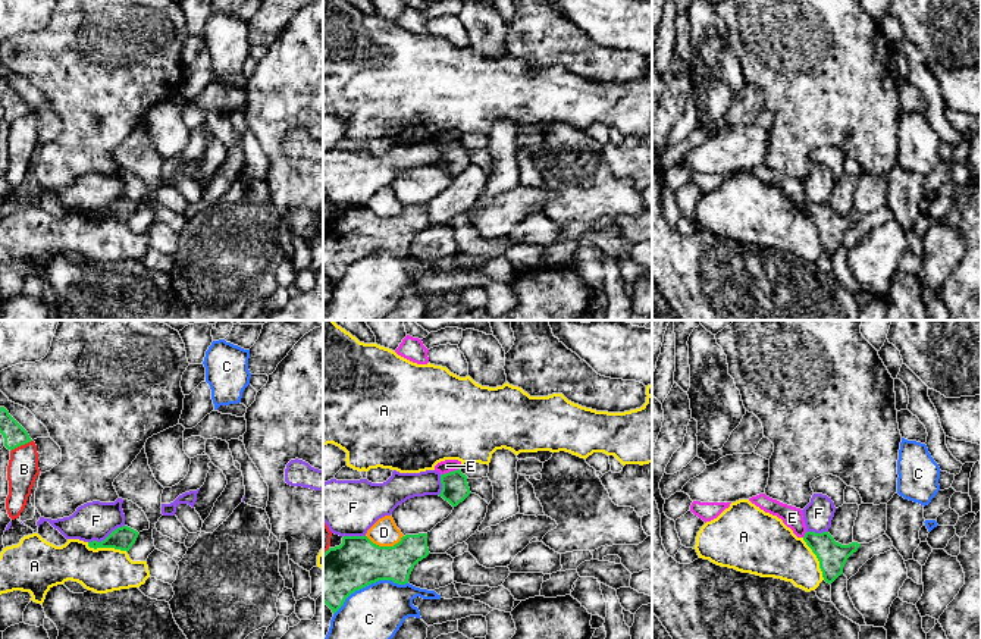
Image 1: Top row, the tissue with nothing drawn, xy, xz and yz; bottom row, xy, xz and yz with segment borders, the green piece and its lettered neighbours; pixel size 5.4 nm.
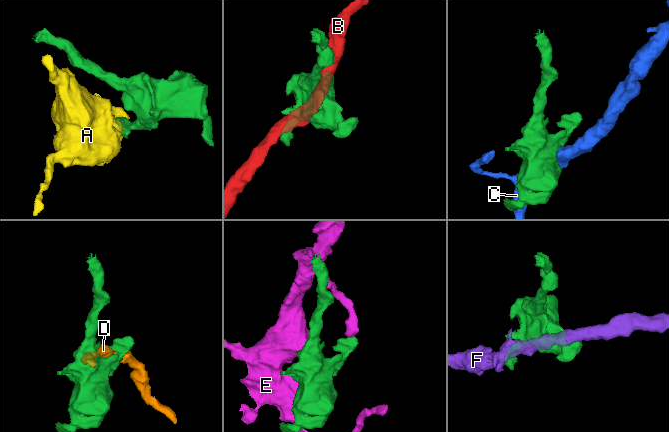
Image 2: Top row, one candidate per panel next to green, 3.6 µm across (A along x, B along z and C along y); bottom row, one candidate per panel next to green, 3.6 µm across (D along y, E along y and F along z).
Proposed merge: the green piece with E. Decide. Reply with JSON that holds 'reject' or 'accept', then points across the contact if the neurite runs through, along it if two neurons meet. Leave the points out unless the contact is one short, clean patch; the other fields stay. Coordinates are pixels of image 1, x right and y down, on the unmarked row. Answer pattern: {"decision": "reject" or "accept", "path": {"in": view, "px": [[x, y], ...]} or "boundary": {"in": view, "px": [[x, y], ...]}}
{"decision": "reject", "boundary": {"in": "xz", "px": [[458, 138], [441, 146]]}}

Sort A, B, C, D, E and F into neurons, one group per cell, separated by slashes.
A / B / C / D / E / F

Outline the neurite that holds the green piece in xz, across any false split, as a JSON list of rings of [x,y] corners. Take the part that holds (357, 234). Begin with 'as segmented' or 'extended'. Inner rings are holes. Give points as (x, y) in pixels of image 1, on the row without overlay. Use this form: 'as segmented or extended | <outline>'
as segmented | [[[427,204],[405,206],[394,217],[379,217],[367,207],[344,207],[339,217],[323,225],[323,273],[335,285],[351,264],[372,254],[392,251],[405,256],[414,237],[429,225]]]

